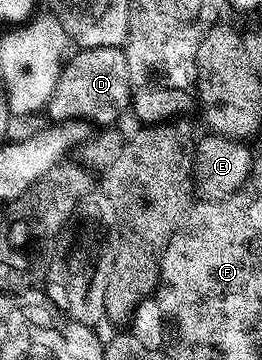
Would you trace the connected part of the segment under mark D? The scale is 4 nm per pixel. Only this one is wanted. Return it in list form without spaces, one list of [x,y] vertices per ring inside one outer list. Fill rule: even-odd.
[[[101,47],[75,50],[67,58],[60,73],[60,81],[56,81],[56,89],[52,93],[45,114],[51,115],[58,125],[71,121],[85,121],[87,124],[114,125],[118,122],[118,114],[127,110],[132,98],[132,76],[126,64],[125,50],[117,47]]]

